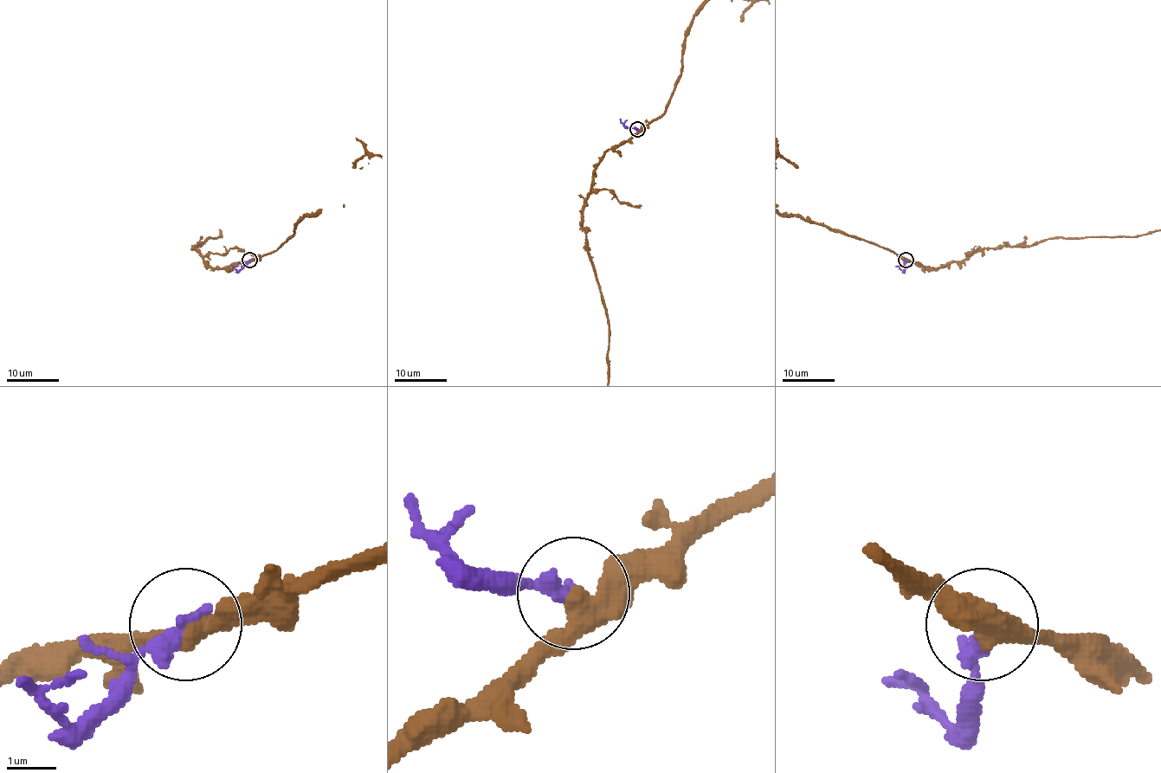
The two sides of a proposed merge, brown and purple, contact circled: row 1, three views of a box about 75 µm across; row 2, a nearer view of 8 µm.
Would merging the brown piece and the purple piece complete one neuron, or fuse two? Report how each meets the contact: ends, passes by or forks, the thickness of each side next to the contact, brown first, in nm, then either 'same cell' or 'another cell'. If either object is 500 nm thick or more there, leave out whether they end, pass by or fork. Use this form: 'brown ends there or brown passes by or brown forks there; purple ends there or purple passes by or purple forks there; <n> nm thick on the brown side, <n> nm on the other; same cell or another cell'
brown passes by; purple ends there; 440 nm thick on the brown side, 400 nm on the other; another cell

